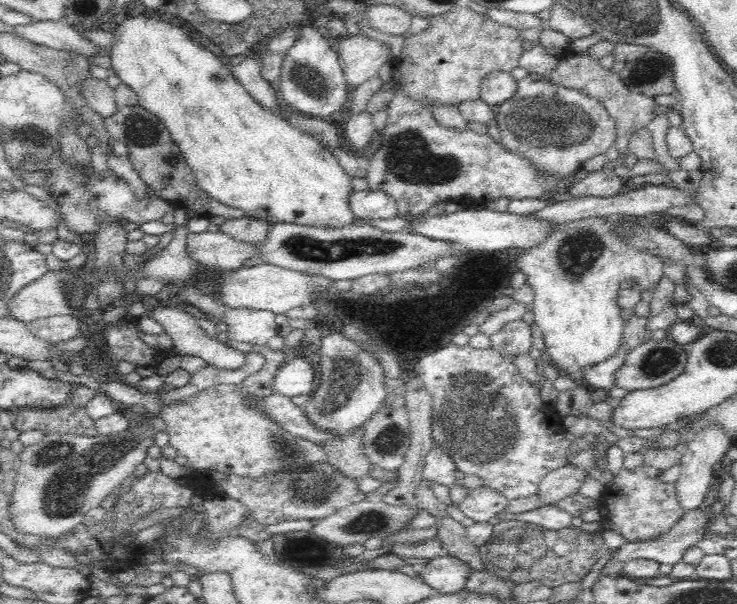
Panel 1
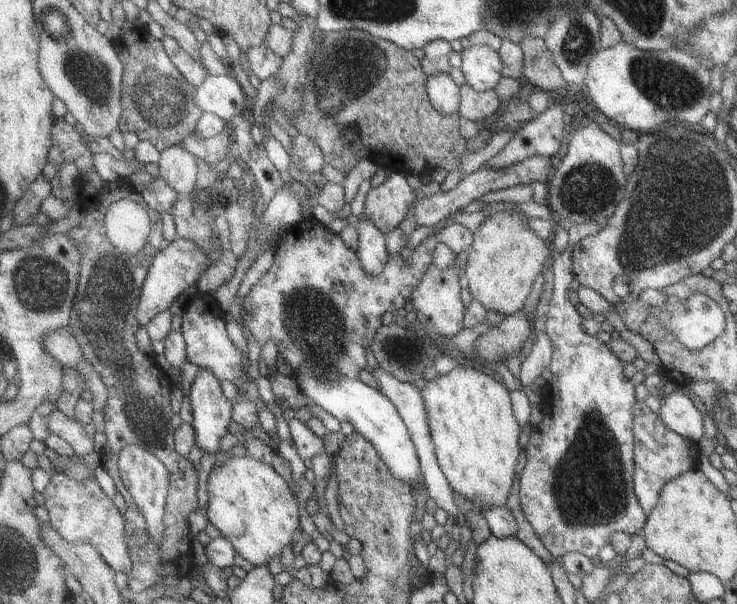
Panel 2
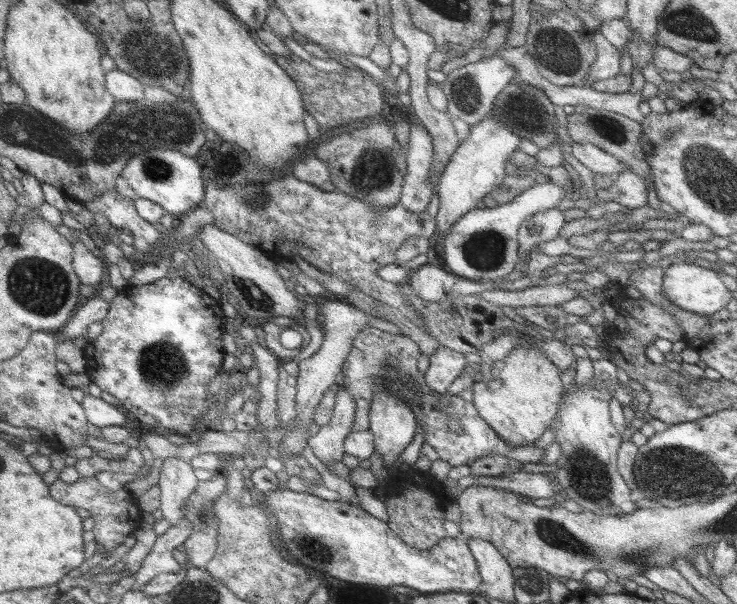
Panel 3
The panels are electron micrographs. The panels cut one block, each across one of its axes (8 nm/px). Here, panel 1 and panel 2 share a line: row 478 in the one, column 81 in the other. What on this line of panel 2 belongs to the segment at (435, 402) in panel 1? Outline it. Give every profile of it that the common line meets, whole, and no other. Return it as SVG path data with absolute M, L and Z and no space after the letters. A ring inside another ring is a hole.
M55 473L51 475L49 484L41 493L44 496L49 522L65 540L94 546L115 572L129 575L134 570L135 566L125 542L125 536L129 535L125 533L125 521L123 522L121 512L117 510L111 498L99 488L95 478L77 481L63 473Z

